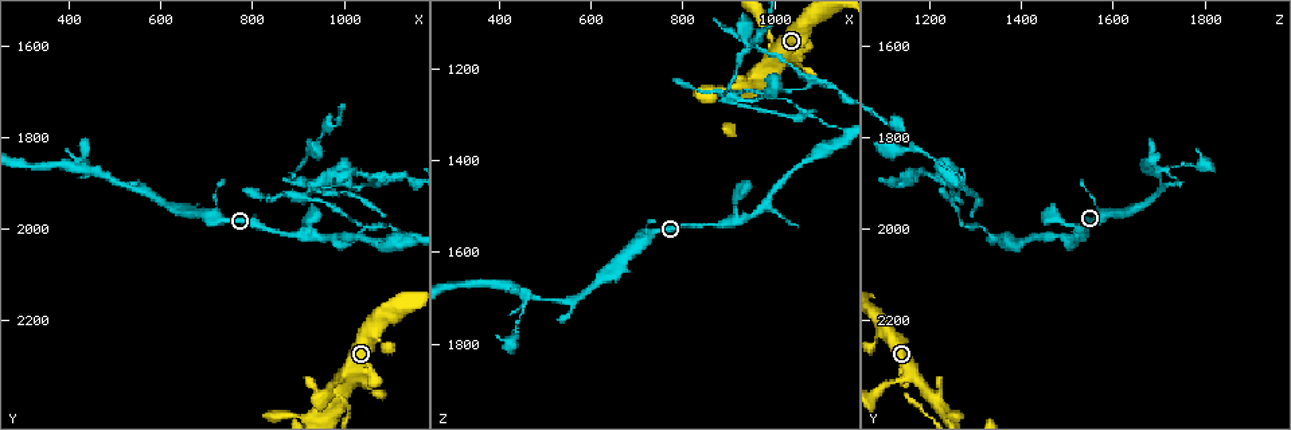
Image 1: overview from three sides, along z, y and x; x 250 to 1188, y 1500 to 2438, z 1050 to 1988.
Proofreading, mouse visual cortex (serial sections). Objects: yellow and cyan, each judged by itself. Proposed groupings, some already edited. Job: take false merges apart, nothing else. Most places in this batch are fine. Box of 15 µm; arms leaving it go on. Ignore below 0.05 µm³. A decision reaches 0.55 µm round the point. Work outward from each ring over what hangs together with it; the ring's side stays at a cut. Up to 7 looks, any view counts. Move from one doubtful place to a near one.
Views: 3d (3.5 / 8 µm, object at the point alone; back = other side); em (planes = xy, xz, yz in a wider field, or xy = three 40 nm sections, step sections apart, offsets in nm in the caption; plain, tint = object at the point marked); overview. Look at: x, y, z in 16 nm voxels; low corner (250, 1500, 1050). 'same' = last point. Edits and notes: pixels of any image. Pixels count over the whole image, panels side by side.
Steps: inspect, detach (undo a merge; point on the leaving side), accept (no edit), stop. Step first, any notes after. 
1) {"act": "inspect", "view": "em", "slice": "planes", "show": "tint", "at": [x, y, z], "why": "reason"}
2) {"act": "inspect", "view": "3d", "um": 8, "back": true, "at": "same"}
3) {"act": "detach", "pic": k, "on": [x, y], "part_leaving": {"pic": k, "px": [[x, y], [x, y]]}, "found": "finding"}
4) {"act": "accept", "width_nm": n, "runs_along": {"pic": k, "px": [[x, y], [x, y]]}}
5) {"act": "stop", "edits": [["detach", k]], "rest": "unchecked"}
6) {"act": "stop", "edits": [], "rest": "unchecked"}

{"act": "inspect", "view": "3d", "um": 3.5, "at": [1150, 2010, 1330], "why": "small branch off a trunk"}

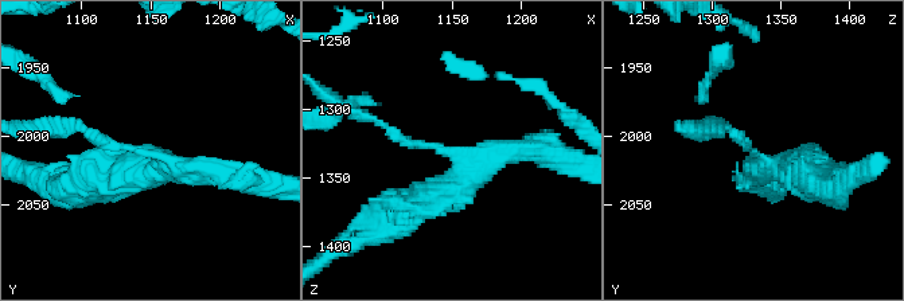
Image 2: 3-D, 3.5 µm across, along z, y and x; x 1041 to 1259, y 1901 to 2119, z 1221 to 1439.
{"act": "inspect", "view": "em", "slice": "planes", "show": "tint", "at": [1146, 2010, 1332], "arms": 3, "arm_widths_nm": [150, 250, 400]}

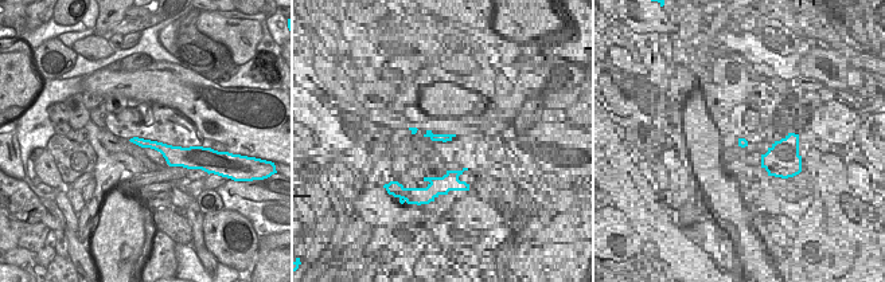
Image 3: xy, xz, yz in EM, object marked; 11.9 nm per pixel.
{"act": "detach", "pic": 2, "on": [417, 144], "part_leaving": {"pic": 2, "px": [[462, 165], [358, 114]]}, "found": "two cells meet here"}

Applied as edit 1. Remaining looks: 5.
{"act": "inspect", "view": "overview"}

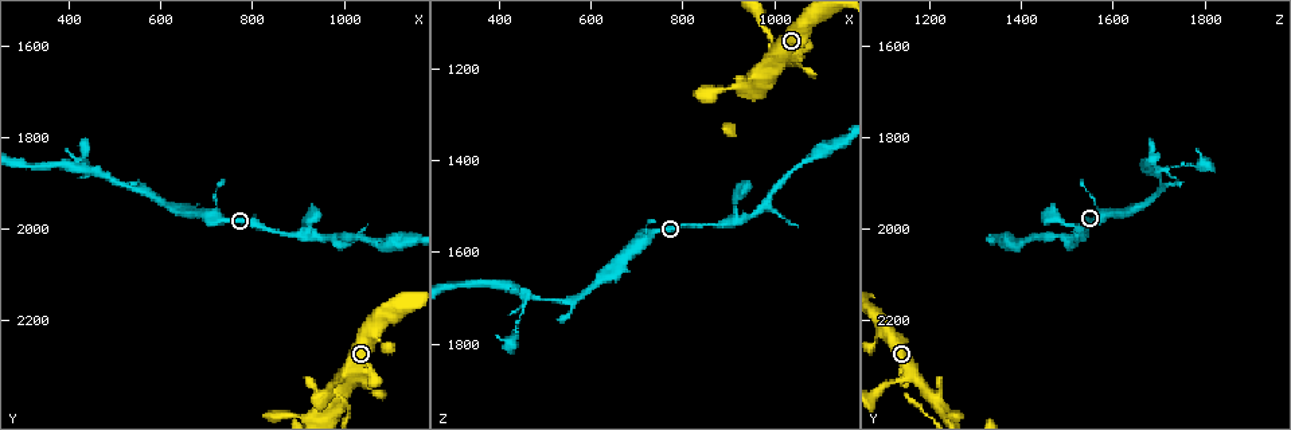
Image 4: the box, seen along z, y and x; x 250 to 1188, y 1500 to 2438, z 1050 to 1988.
{"act": "inspect", "view": "3d", "um": 3.5, "at": [995, 2325, 1145], "why": "thick turns thin"}

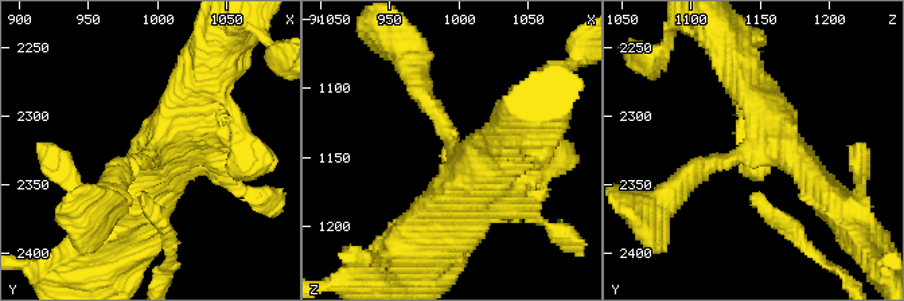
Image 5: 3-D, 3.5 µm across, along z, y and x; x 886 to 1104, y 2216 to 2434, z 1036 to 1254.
{"act": "inspect", "view": "em", "slice": "xy", "step": 2, "show": "tint", "at": [1000, 2320, 1148]}

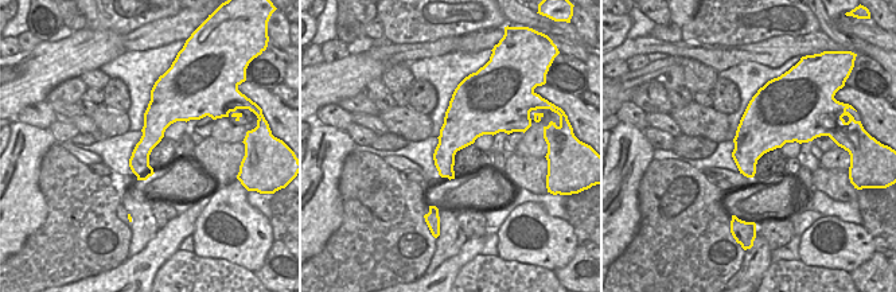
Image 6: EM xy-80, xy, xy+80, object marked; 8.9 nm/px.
{"act": "accept", "runs_along": {"pic": 6, "px": [[160, 90], [140, 176]]}, "found": "continuous, no second cell"}

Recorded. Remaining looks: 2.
{"act": "inspect", "view": "3d", "um": 3.5, "at": [455, 1875, 1690], "why": "three arms meet"}

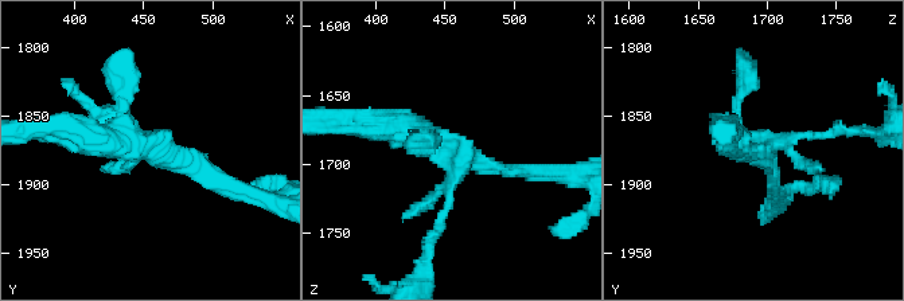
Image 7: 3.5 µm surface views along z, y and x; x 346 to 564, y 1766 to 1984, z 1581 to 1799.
{"act": "inspect", "view": "em", "slice": "xy", "step": 2, "show": "tint", "at": [458, 1876, 1696]}

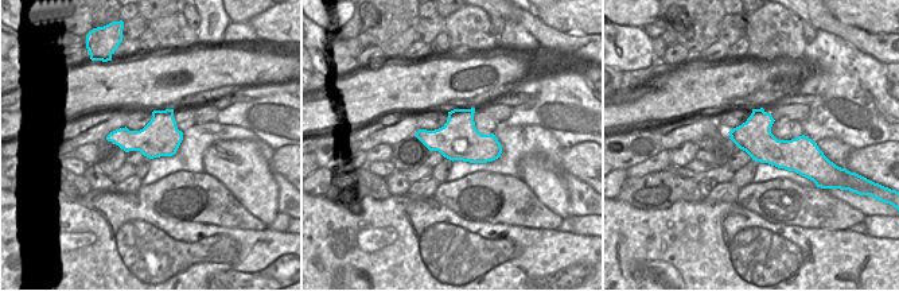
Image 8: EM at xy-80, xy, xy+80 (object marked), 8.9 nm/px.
{"act": "accept", "runs_along": {"pic": 7, "px": [[229, 190], [193, 160], [77, 132]]}, "found": "continuous, no second cell"}

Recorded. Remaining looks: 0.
{"act": "stop", "edits": [["detach", 2]], "rest": "unchecked"}

